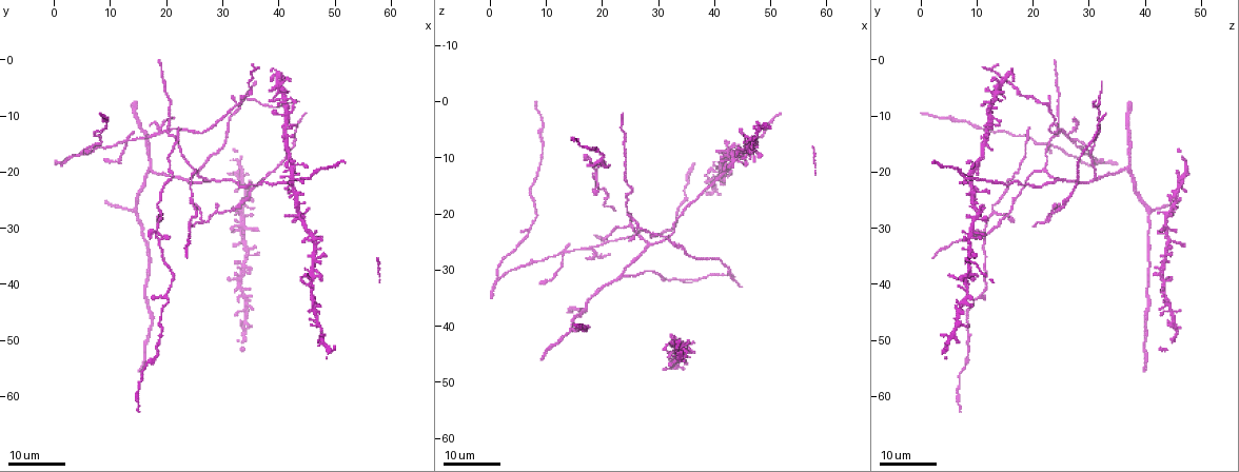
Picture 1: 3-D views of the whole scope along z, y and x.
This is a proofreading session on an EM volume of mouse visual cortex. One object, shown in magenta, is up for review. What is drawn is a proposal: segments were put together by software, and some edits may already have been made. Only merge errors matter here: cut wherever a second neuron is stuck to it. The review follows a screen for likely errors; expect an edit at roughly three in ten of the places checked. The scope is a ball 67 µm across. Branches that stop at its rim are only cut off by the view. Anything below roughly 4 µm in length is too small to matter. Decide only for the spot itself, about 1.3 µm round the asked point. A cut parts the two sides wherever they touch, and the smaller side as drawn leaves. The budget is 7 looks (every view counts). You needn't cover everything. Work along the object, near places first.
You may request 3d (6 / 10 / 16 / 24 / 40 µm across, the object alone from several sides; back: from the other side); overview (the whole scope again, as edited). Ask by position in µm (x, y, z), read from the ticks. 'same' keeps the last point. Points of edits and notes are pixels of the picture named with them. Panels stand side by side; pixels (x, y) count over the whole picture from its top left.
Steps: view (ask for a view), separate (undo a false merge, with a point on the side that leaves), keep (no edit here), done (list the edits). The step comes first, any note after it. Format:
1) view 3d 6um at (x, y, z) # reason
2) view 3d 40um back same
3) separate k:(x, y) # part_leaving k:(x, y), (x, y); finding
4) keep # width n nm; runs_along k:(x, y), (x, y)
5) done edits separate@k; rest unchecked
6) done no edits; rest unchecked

view 3d 24um at (13.0, 14.0, 27.0) # four-way junction

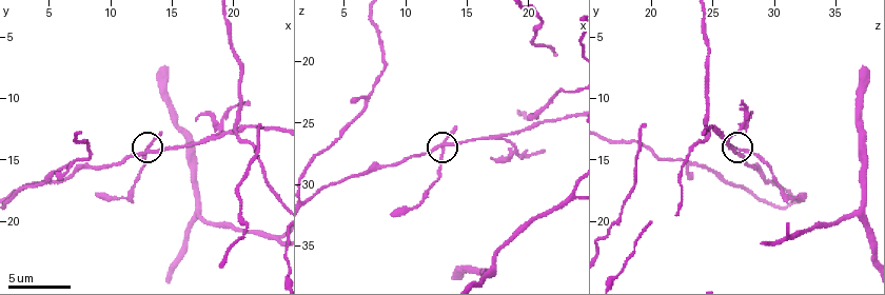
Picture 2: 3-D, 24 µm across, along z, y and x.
view 3d 6um at (12.8, 14.2, 27.4) # closer look

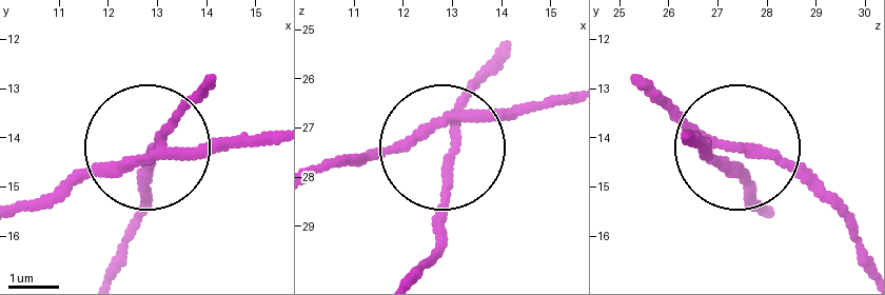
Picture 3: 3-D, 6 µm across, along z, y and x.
separate 3:(200, 100) # side_arm 9 um; part_leaving 3:(165, 141), (124, 267); a second neuron is stuck on

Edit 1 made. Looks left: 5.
view overview

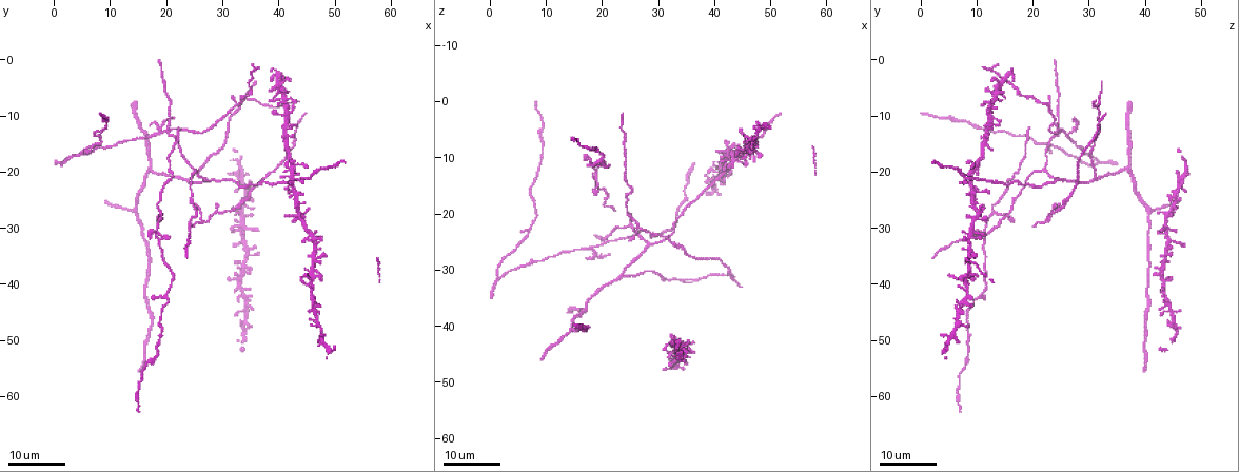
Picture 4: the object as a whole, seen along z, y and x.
view 3d 24um at (23.5, 21.0, 30.5)

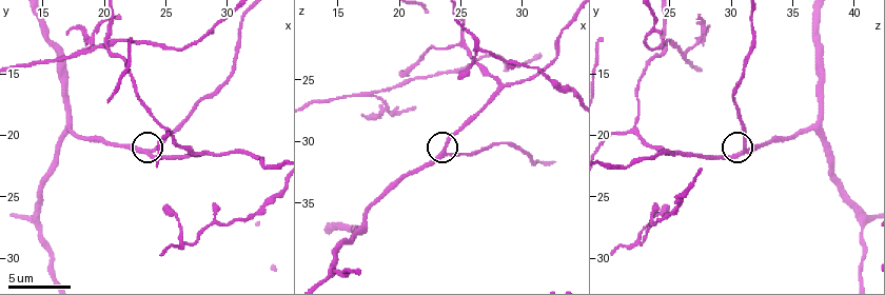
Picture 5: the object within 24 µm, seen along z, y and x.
view 3d 6um at (23.4, 21.2, 31.0) # closer look

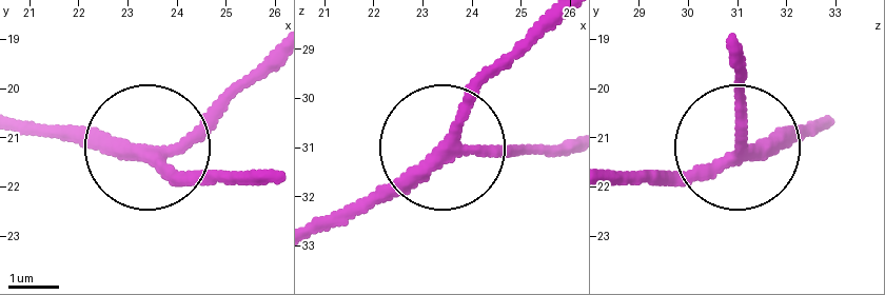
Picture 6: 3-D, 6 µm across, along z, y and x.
view 3d 6um back at (23.55, 21.35, 31.10)

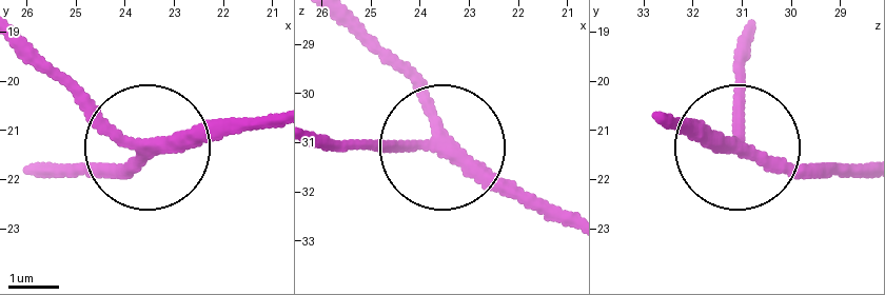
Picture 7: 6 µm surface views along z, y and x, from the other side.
keep # runs_along 7:(53, 168), (123, 168), (144, 146), (19, 33); continuous, no second neuron

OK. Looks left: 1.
view 3d 10um at (26.8, 29.0, 22.6) # sharp bend

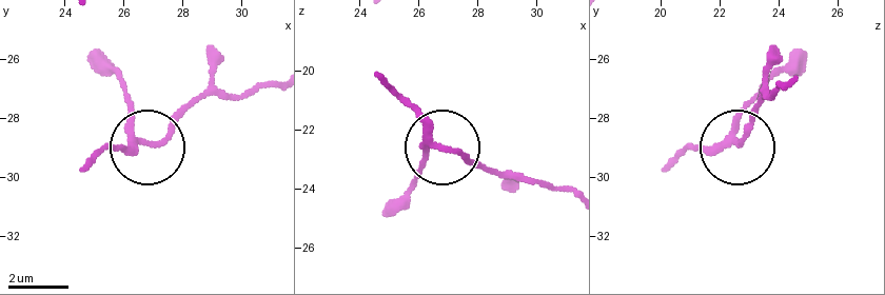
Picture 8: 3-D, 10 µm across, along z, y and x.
keep # runs_along 8:(274, 84), (207, 95), (153, 142), (133, 130), (123, 87); all the same neuron

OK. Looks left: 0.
done edits separate@3; rest unchecked

